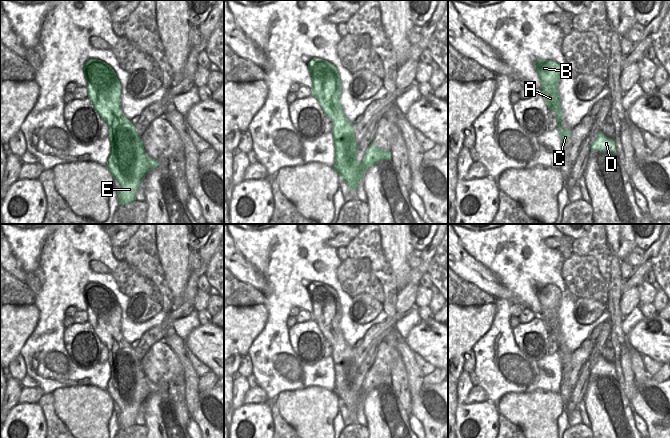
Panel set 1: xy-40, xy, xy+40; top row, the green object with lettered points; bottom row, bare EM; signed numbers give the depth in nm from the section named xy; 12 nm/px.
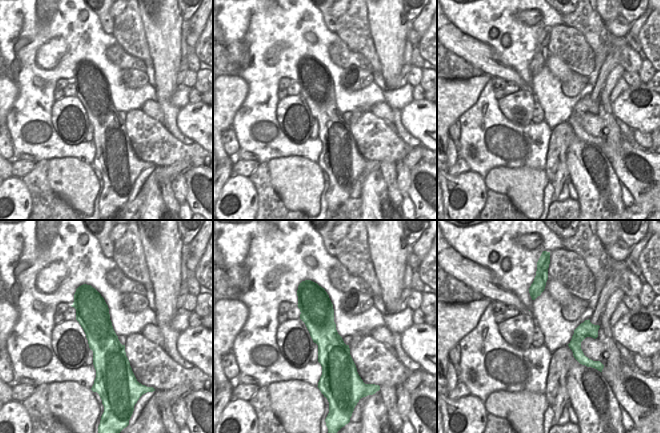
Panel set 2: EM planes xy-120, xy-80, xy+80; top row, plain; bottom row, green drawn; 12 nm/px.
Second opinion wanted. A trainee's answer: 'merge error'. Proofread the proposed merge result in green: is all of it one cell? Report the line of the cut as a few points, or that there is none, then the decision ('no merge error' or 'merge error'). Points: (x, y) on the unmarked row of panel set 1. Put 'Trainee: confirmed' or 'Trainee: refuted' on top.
Trainee: confirmed
xy (372, 368), (368, 372) | merge error

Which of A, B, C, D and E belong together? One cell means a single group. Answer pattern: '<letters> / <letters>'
A B C E / D

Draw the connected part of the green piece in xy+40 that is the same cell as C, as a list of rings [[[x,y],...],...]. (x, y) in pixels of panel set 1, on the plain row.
[[[537,283],[534,285],[534,288],[535,295],[537,296],[541,306],[539,316],[542,318],[548,333],[552,334],[557,341],[557,353],[560,355],[561,370],[563,371],[571,359],[570,353],[562,353],[560,349],[563,341],[561,339],[558,310],[563,294],[560,289],[553,284]]]

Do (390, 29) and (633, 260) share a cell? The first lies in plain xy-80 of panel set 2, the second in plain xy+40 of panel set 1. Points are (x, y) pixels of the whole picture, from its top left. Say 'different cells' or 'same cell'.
different cells

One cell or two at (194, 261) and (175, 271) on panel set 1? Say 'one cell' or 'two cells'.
two cells

